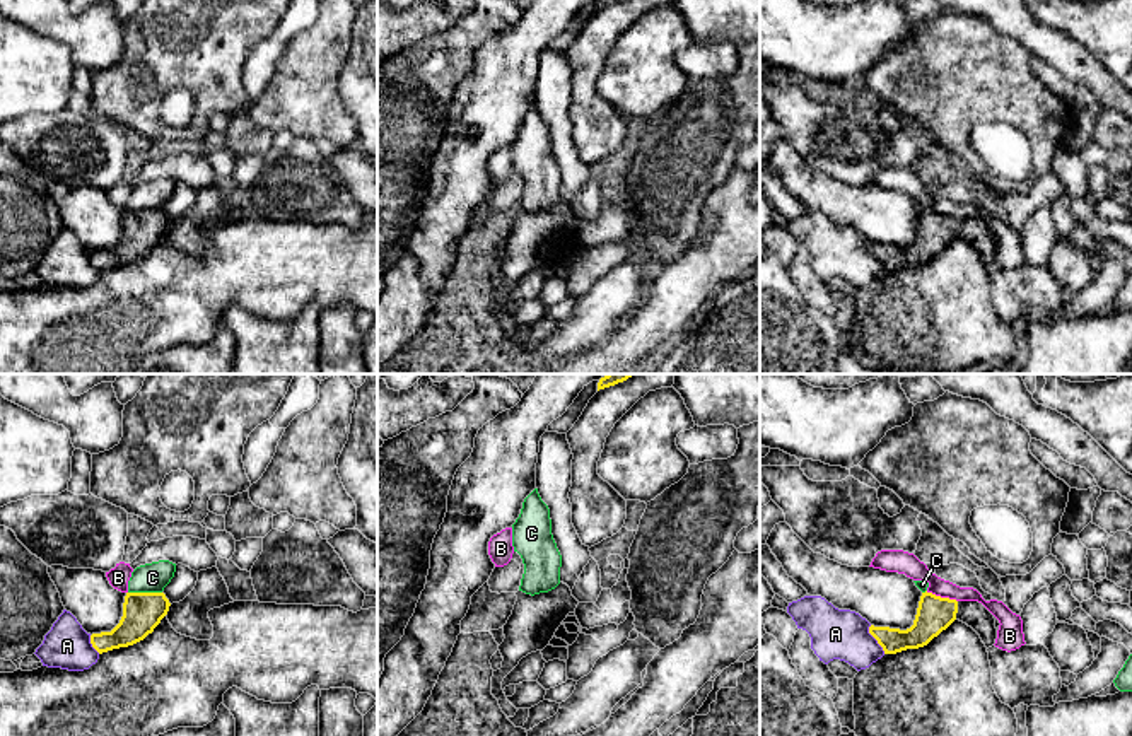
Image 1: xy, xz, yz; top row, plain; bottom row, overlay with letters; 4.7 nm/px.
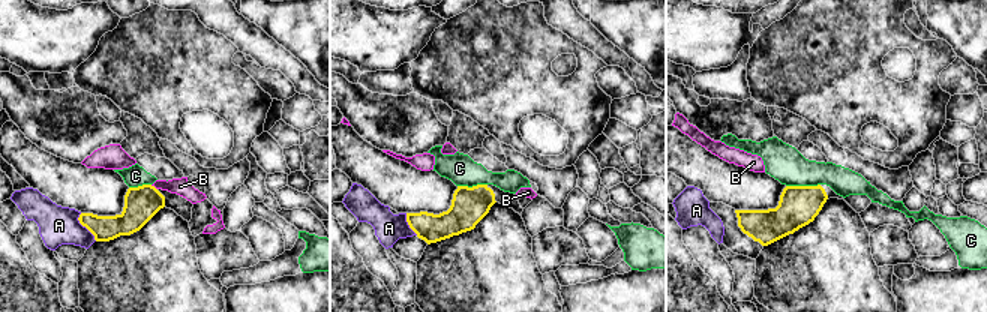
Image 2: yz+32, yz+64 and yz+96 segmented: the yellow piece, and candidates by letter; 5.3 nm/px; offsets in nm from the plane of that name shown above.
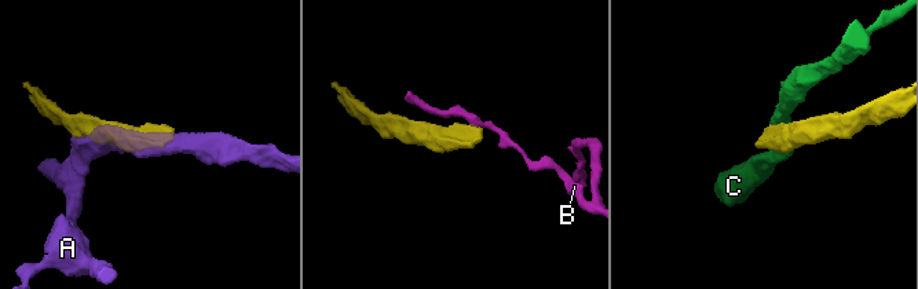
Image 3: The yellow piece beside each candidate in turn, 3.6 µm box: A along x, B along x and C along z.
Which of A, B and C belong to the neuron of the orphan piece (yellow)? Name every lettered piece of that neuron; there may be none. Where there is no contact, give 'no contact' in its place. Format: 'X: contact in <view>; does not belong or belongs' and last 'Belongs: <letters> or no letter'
A: contact in yz; does not belong
B: contact in yz; does not belong
C: contact in xy; does not belong
Belongs: no letter

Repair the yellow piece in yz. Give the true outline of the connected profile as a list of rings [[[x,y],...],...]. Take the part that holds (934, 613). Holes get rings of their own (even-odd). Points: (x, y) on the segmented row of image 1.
[[[922,593],[913,625],[907,630],[890,627],[869,627],[869,634],[883,647],[884,654],[927,645],[954,620],[972,627],[985,644],[992,647],[997,639],[994,615],[978,601],[956,601],[932,593]]]

